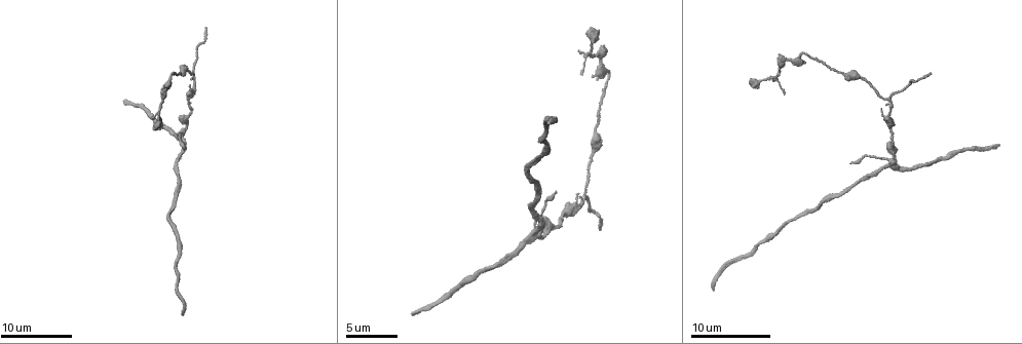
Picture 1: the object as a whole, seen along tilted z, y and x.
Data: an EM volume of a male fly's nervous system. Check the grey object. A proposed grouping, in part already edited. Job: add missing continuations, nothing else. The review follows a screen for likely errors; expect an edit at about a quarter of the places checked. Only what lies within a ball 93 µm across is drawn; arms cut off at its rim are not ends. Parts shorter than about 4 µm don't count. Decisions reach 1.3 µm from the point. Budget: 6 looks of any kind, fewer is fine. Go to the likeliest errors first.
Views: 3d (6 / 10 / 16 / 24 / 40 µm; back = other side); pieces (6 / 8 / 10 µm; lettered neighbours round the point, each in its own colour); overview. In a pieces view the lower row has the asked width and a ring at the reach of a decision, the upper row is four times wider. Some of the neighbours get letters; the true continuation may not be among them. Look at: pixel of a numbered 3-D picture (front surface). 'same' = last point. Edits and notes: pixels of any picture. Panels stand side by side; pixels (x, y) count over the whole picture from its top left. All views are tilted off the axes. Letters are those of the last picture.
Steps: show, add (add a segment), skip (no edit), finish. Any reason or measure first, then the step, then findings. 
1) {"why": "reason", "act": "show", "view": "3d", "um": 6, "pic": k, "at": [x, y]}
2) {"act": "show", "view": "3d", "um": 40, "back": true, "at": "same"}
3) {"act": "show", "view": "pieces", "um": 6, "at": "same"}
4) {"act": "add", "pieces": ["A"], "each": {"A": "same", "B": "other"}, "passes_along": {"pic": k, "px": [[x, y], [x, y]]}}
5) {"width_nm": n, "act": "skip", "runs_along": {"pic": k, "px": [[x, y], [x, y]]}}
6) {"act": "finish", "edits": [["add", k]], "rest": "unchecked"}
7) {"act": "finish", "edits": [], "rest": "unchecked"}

{"why": "free end", "act": "show", "view": "3d", "um": 6, "pic": 1, "at": [206, 27]}

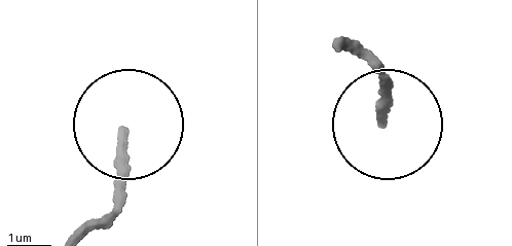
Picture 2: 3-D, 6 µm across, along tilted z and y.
{"why": "see the neighbours", "act": "show", "view": "pieces", "um": 10, "pic": 2, "at": [122, 134]}

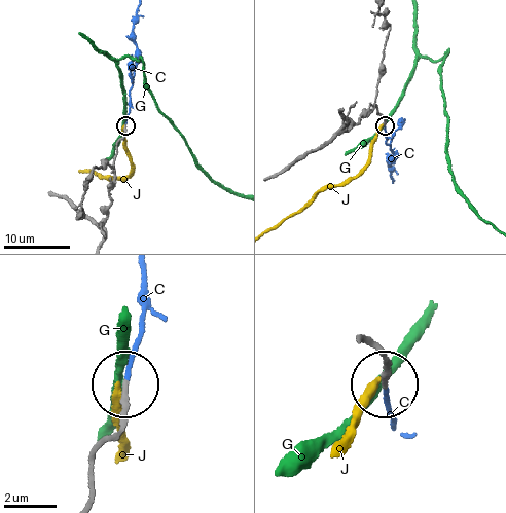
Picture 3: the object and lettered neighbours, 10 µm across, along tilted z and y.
{"act": "add", "pieces": ["C"], "each": {"C": "same", "G": "other", "J": "other"}, "passes_along": {"pic": 3, "px": [[102, 447], [120, 427], [131, 360], [148, 306], [146, 280]]}, "found": "the cell continues"}

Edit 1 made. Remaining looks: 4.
{"why": "branch stops here", "act": "show", "view": "3d", "um": 10, "pic": 1, "at": [996, 144]}

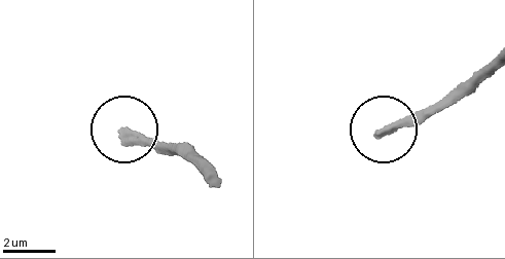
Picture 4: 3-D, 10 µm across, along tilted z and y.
{"act": "show", "view": "pieces", "um": 10, "pic": 4, "at": [123, 133]}

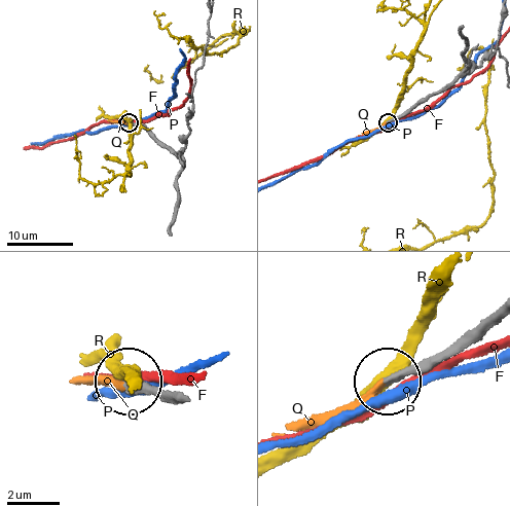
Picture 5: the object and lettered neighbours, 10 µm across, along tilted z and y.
{"width_nm": 290, "act": "add", "pieces": ["Q"], "each": {"F": "other", "P": "other", "Q": "same", "R": "other"}, "passes_along": {"pic": 5, "px": [[457, 339], [279, 436]]}, "found": "the cell continues"}

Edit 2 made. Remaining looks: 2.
{"why": "free end", "act": "show", "view": "pieces", "um": 6, "pic": 1, "at": [185, 148]}

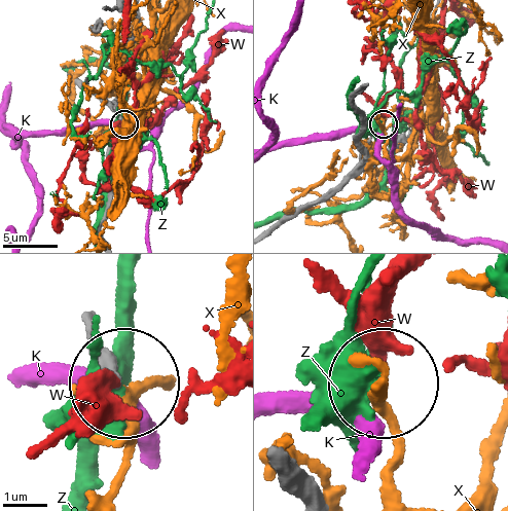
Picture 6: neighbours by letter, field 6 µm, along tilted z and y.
{"act": "skip", "each": {"K": "other", "W": "other", "X": "other", "Z": "other"}, "runs_along": {"pic": 6, "px": [[86, 316], [114, 379]]}, "found": "none of them fits"}

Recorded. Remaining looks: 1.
{"act": "finish", "edits": [["add", 3], ["add", 5]], "rest": "unchecked"}

